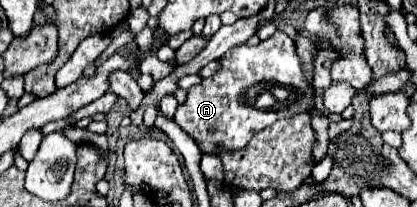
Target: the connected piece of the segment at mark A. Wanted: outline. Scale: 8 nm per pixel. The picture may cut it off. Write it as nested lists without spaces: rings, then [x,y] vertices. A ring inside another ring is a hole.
[[[276,30],[254,48],[238,46],[228,50],[220,60],[220,70],[188,90],[186,102],[178,106],[174,116],[176,124],[208,154],[214,154],[216,144],[228,150],[244,148],[252,134],[280,118],[292,118],[314,106],[316,94],[304,80],[302,60],[298,58],[294,40],[282,30]]]

